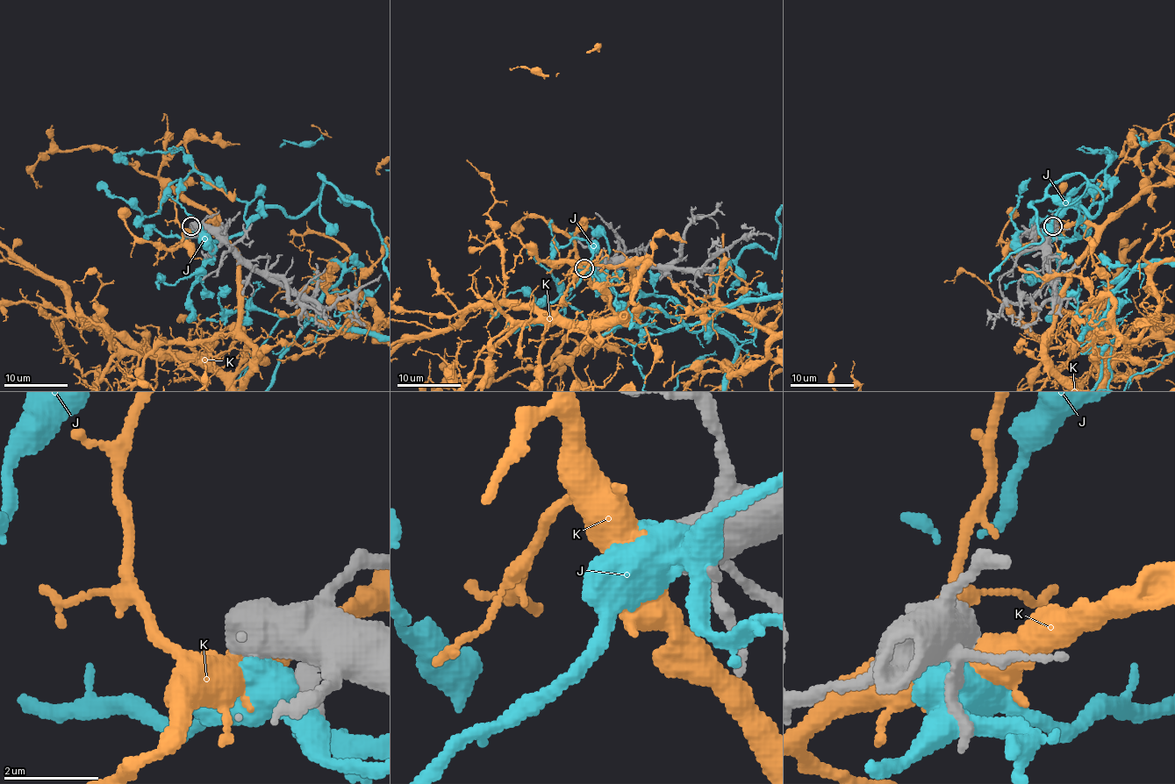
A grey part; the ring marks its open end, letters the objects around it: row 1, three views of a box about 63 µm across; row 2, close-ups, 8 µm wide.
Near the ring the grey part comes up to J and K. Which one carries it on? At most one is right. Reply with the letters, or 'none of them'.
none of them

